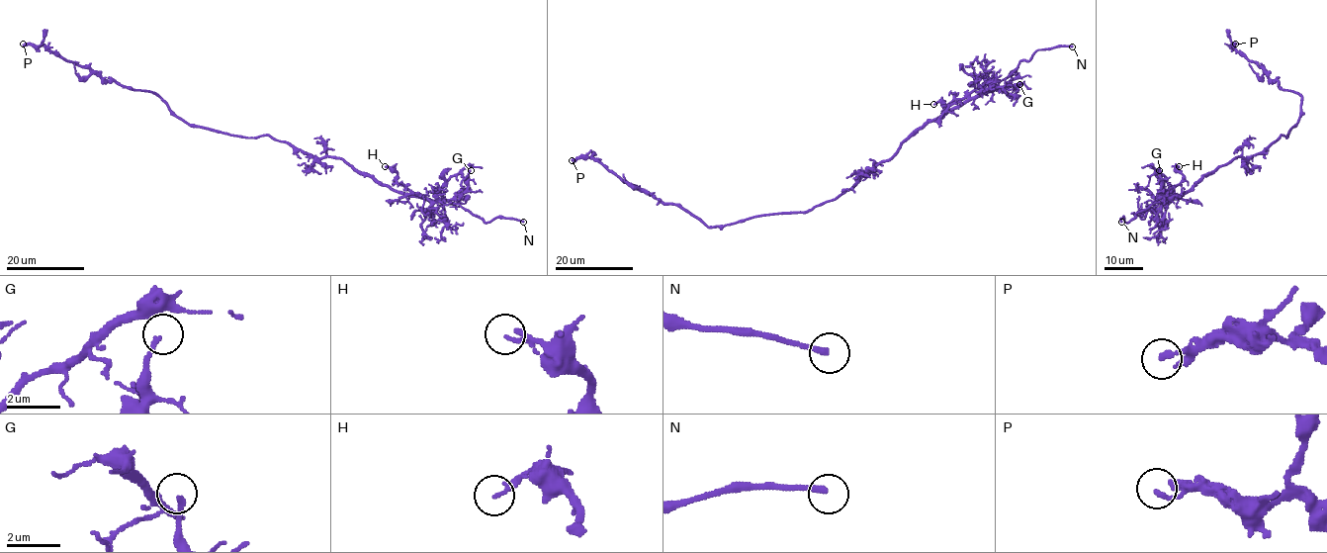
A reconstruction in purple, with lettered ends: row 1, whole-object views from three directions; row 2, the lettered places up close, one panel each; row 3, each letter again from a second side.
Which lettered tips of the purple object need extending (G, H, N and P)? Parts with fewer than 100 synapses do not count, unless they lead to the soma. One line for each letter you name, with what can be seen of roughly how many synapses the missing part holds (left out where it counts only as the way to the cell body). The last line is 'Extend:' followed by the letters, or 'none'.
Extend: N

